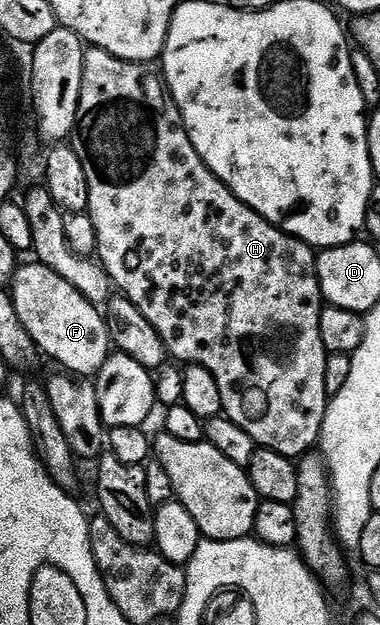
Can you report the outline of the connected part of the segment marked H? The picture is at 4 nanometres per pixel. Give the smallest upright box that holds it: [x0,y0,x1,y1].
[73,48,328,458]

